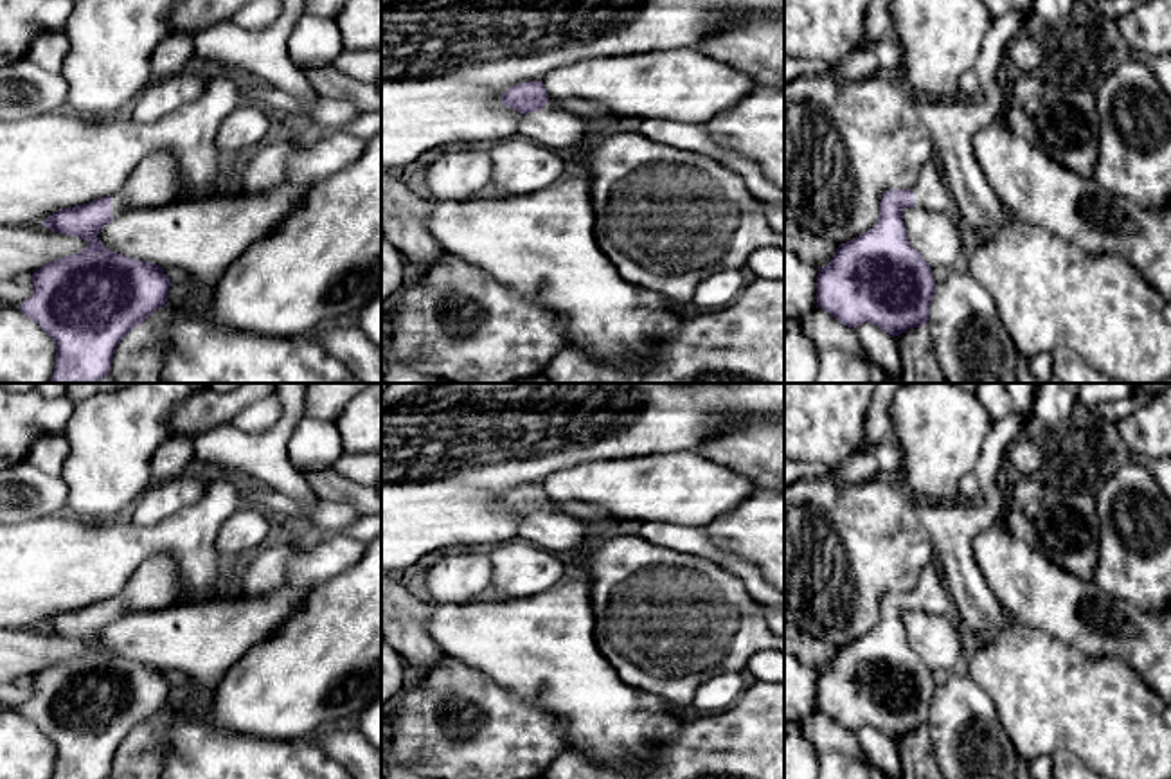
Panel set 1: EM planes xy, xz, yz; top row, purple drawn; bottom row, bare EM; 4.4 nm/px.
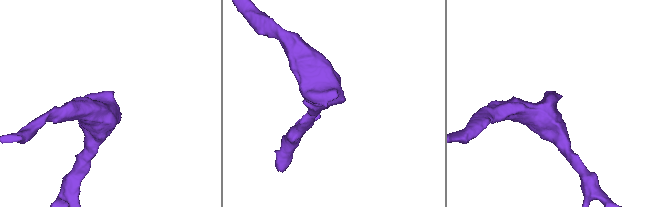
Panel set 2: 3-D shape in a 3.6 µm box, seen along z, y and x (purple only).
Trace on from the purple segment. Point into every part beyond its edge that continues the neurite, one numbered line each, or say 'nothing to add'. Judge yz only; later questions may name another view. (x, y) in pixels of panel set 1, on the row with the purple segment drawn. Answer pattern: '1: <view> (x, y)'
1: yz (930, 193)

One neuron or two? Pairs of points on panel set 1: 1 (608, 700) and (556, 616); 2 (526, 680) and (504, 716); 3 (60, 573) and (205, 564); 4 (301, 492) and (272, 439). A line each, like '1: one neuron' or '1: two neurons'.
1: one neuron
2: two neurons
3: one neuron
4: one neuron

